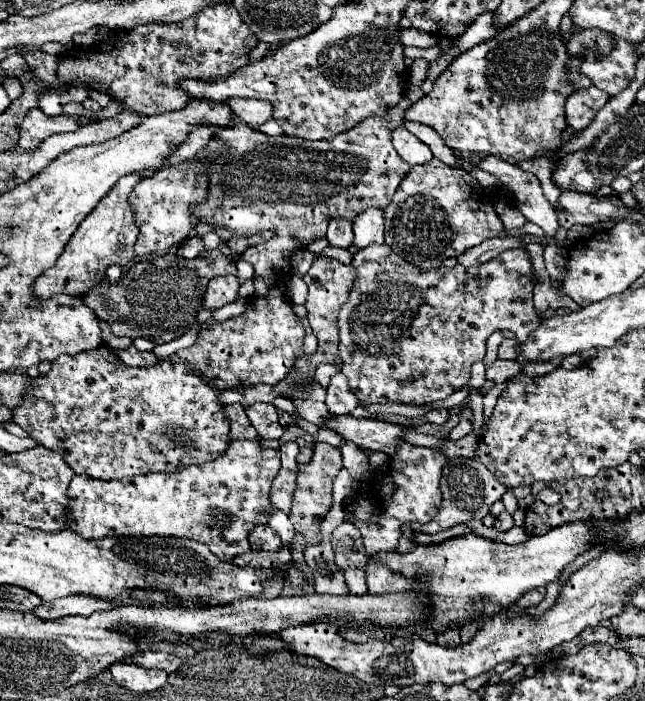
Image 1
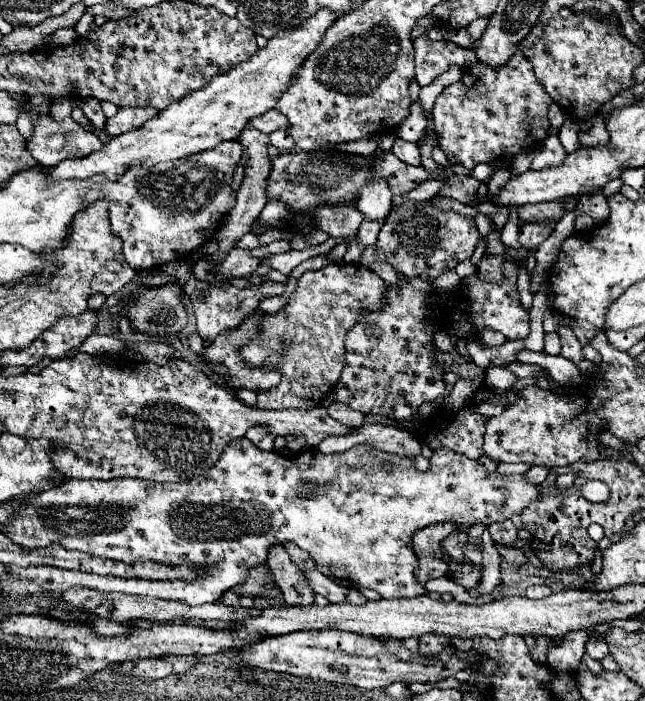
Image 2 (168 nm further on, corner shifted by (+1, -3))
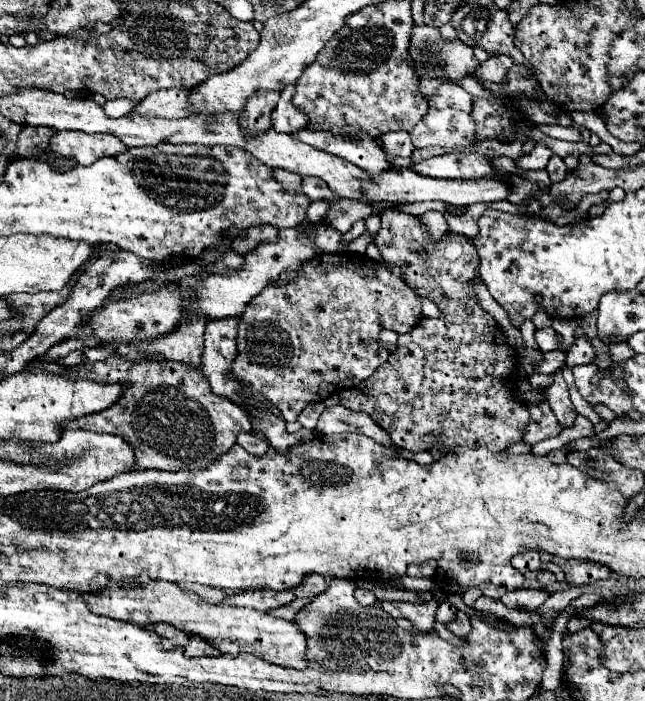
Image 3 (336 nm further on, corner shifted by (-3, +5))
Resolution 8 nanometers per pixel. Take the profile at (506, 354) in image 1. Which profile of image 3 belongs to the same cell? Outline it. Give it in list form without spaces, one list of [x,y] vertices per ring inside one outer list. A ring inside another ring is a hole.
[[[547,327],[547,329],[537,331],[535,333],[535,339],[537,339],[537,343],[539,343],[539,347],[541,347],[543,353],[559,349],[559,335],[557,335],[557,331],[553,327]]]

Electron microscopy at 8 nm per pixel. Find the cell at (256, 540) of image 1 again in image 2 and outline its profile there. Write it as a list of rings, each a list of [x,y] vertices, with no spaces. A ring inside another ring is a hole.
[[[279,545],[269,547],[267,565],[271,567],[271,571],[275,575],[275,583],[281,589],[285,603],[289,603],[289,605],[311,605],[313,603],[313,591],[301,577],[299,569],[291,563],[291,559],[283,547],[279,547]]]

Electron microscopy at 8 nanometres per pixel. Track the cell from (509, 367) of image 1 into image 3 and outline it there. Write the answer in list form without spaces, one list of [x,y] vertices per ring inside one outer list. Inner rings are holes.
[[[559,349],[557,351],[549,351],[549,353],[543,355],[543,361],[537,365],[537,371],[551,375],[551,373],[555,373],[555,371],[559,371],[563,367],[563,361],[565,361],[565,353],[563,351],[559,351]]]

